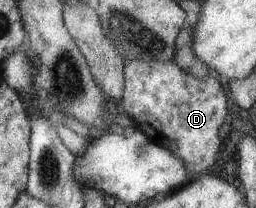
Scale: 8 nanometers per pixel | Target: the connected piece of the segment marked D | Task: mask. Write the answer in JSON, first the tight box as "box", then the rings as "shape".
{"box":[118,59,230,172],"shape":[[[131,59],[124,67],[124,91],[118,103],[120,110],[124,110],[131,116],[137,129],[185,160],[189,172],[203,172],[217,160],[217,154],[221,148],[219,128],[223,122],[226,122],[227,100],[230,98],[227,98],[227,92],[223,90],[221,82],[213,78],[213,72],[205,78],[197,78],[181,70],[173,61]]]}

